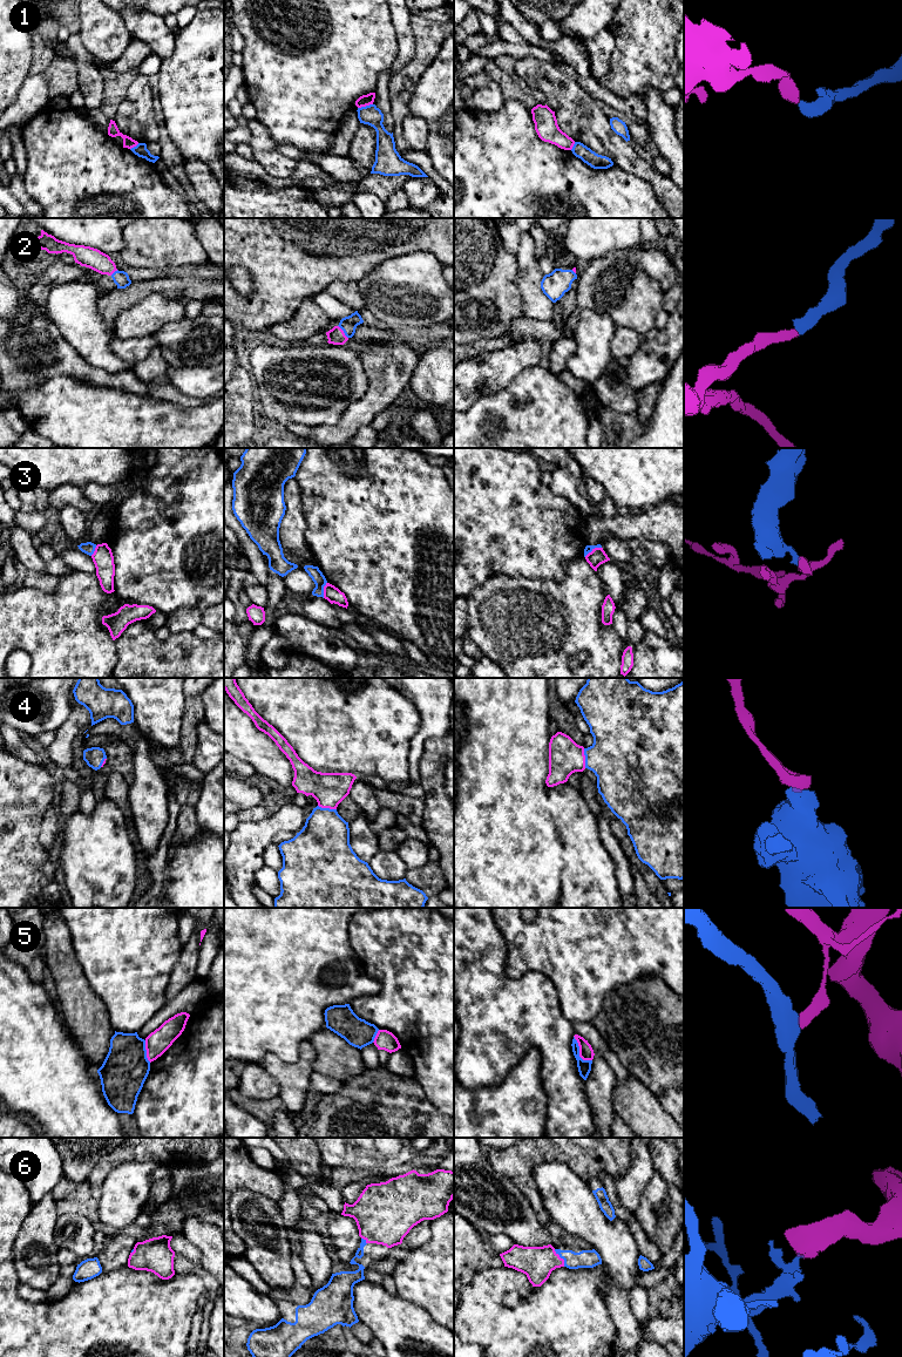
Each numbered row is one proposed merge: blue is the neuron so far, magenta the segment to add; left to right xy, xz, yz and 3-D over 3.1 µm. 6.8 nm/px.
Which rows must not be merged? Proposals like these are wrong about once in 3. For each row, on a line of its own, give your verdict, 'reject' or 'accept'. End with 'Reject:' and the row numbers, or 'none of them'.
1: reject
2: accept
3: reject
4: accept
5: reject
6: accept
Reject: 1, 3, 5

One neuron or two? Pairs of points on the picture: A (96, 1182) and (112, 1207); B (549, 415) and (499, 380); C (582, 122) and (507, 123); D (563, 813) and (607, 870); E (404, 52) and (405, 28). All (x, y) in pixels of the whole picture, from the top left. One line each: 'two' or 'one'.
A: two
B: two
C: two
D: one
E: one

